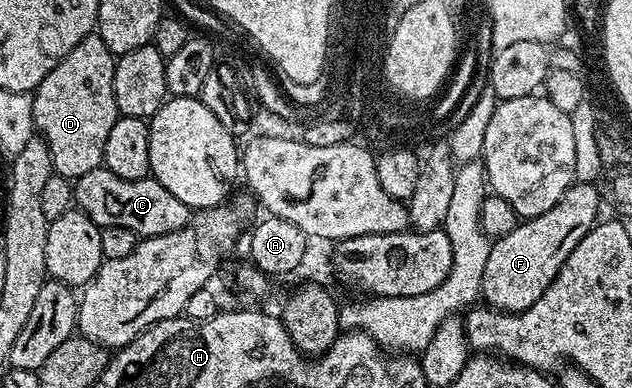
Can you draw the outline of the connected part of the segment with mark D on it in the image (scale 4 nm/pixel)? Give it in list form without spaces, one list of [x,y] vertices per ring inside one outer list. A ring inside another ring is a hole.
[[[98,34],[86,36],[35,88],[31,98],[35,131],[49,146],[55,172],[60,176],[78,178],[103,164],[109,130],[120,117],[113,94],[116,59]]]

